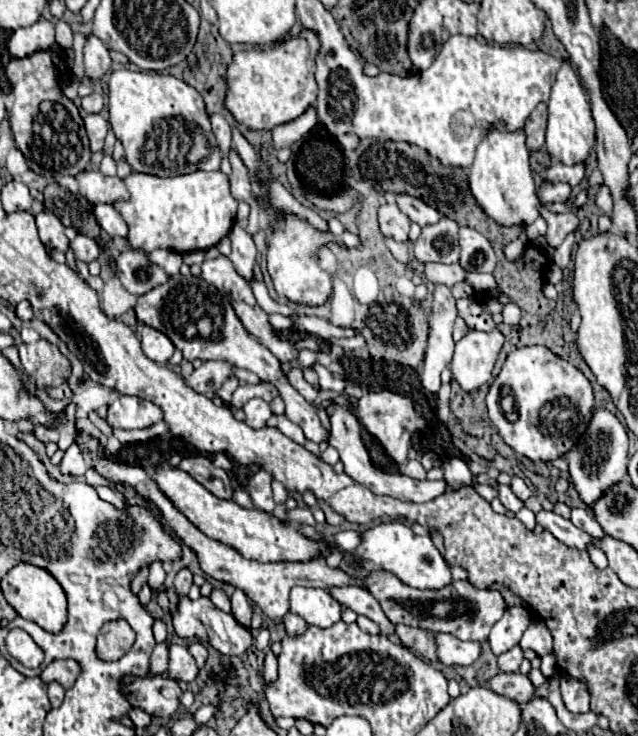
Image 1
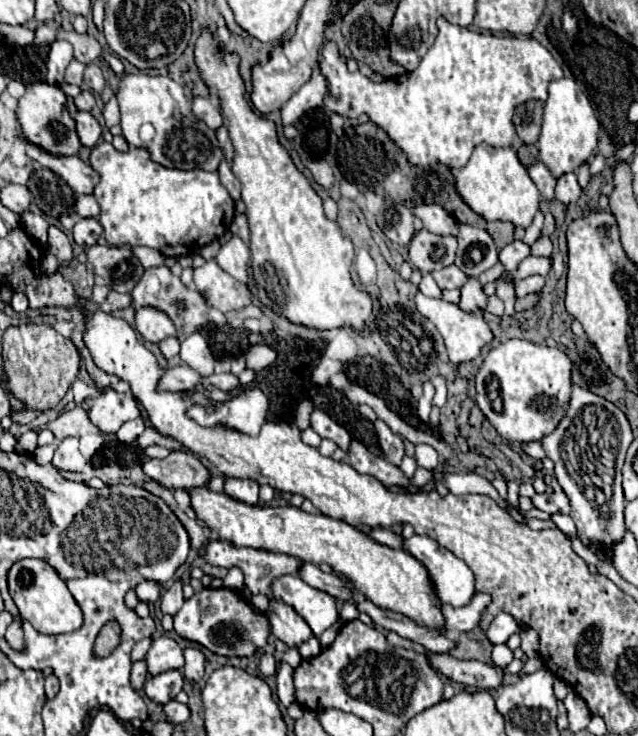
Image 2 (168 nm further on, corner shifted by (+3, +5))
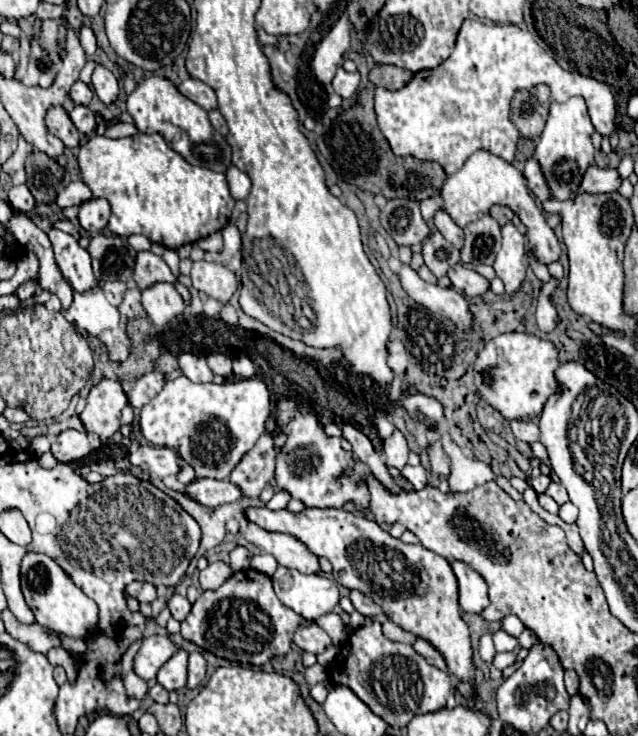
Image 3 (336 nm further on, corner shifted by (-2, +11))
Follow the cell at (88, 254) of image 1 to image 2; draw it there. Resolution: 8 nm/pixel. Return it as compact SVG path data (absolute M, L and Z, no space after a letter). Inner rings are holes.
M79 218L73 226L73 238L81 248L91 248L103 234L103 226L95 218Z

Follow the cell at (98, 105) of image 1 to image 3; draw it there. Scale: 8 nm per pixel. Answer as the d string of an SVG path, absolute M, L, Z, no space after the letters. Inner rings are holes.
M76 80L76 84L72 84L72 88L70 88L70 98L74 100L74 104L88 106L92 100L92 90L82 80Z

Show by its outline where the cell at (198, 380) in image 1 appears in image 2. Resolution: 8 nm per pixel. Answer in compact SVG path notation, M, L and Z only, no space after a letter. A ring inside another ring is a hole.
M183 364L183 366L175 366L175 368L165 370L165 376L159 382L159 390L181 392L181 390L199 388L199 382L201 382L201 374L197 370L193 370L191 366Z

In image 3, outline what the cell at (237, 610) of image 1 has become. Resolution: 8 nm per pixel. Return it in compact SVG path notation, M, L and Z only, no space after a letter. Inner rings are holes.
M234 546L230 552L230 568L234 572L238 570L248 570L250 568L250 554L244 546Z

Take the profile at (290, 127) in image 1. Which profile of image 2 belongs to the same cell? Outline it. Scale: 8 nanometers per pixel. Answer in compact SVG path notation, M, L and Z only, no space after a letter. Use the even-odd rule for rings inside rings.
M319 68L313 70L313 76L307 84L301 86L299 92L291 96L291 100L281 108L281 122L283 126L297 124L307 112L323 106L323 98L327 94L327 82Z

